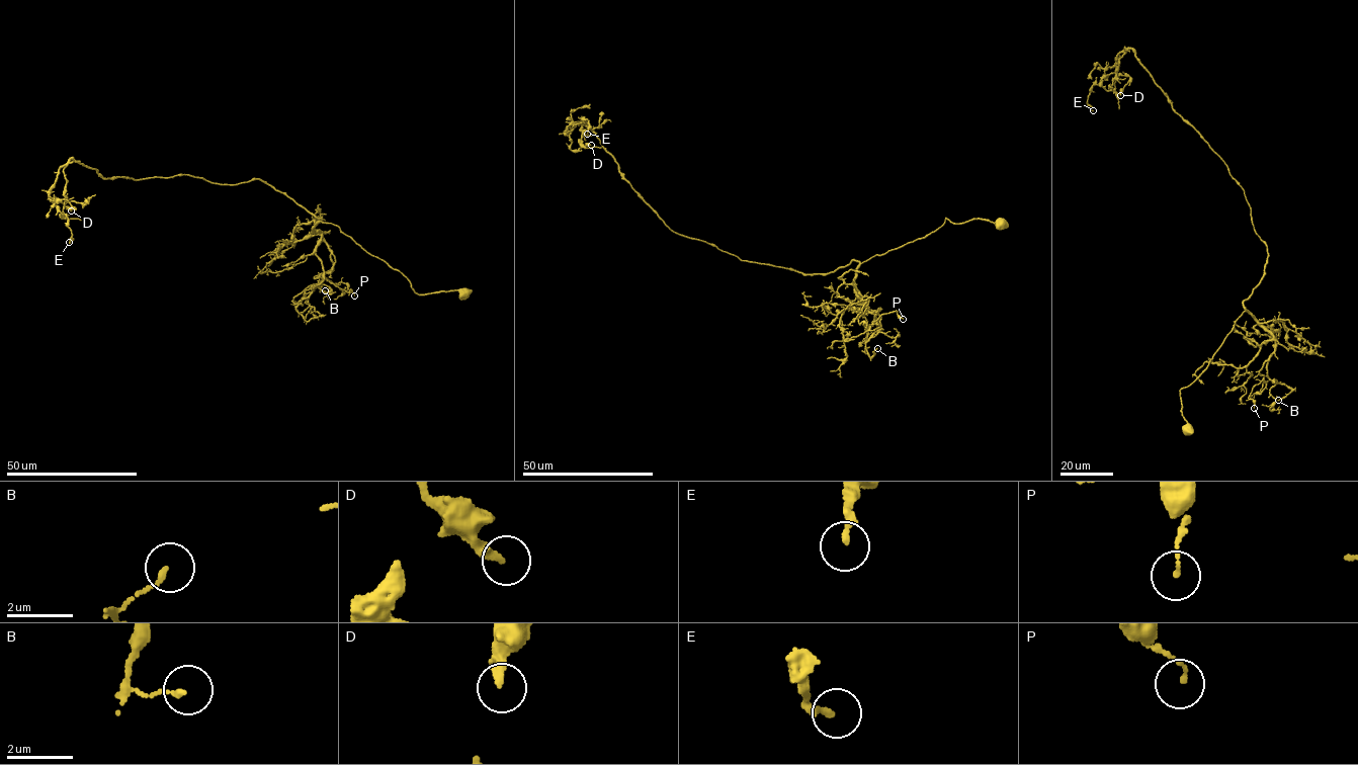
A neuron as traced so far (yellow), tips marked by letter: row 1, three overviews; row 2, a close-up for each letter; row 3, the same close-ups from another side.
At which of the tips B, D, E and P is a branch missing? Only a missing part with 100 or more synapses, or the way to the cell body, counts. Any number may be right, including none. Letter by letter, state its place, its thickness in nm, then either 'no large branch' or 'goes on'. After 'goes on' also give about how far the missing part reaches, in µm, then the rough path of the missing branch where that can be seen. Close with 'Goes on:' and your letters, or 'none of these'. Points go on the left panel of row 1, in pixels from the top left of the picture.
B: place (325, 290); calibre 150 nm; no large branch
D: place (71, 210); calibre 240 nm; no large branch
E: place (69, 242); calibre 200 nm; no large branch
P: place (354, 295); calibre 110 nm; no large branch
Goes on: none of these

